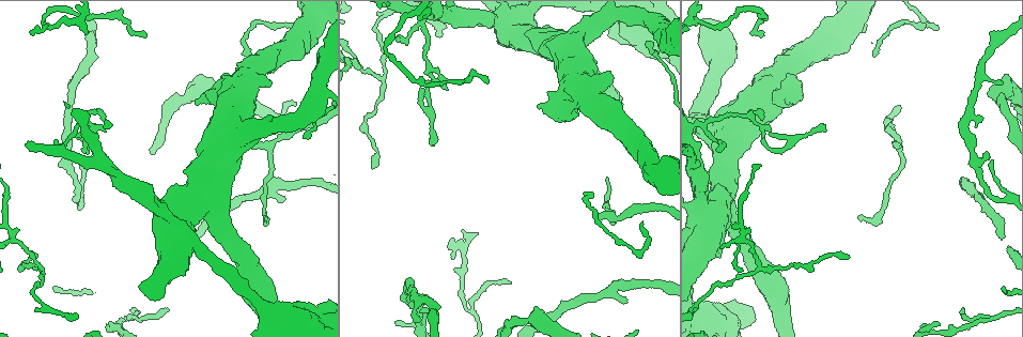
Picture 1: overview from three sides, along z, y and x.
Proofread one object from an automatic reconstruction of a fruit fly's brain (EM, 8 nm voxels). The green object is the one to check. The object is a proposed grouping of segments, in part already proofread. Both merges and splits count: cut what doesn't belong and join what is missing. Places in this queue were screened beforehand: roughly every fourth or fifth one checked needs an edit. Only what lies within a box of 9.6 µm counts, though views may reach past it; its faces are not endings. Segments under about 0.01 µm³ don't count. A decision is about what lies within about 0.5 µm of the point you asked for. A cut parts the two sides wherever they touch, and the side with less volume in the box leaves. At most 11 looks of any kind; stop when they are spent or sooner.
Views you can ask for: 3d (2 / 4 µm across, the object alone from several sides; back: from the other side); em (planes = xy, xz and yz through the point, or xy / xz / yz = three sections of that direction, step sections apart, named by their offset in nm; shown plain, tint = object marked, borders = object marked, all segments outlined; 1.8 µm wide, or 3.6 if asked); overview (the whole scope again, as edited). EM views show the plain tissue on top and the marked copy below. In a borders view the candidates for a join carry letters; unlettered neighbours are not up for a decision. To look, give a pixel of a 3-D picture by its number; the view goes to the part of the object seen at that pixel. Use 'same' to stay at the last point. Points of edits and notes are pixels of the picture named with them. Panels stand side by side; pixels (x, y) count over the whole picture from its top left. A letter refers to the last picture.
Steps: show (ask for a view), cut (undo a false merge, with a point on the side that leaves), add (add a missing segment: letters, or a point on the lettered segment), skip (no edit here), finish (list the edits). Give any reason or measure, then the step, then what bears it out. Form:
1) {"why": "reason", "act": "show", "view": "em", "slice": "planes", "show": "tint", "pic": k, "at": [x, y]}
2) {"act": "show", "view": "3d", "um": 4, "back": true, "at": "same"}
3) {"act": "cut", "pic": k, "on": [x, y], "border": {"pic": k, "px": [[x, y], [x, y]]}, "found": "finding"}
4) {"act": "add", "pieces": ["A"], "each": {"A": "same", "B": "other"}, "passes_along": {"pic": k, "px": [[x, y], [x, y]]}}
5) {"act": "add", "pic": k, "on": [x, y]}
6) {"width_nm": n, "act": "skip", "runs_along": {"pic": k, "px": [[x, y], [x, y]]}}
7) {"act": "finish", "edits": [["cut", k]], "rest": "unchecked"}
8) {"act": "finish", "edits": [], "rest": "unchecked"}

{"why": "calibre changes", "act": "show", "view": "3d", "um": 4, "pic": 1, "at": [508, 24]}

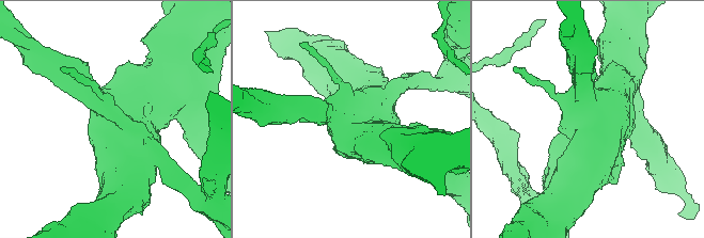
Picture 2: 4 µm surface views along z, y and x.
{"why": "need the tissue", "act": "show", "view": "em", "um": 3.6, "slice": "xz", "step": 4, "show": "borders", "pic": 2, "at": [592, 122]}

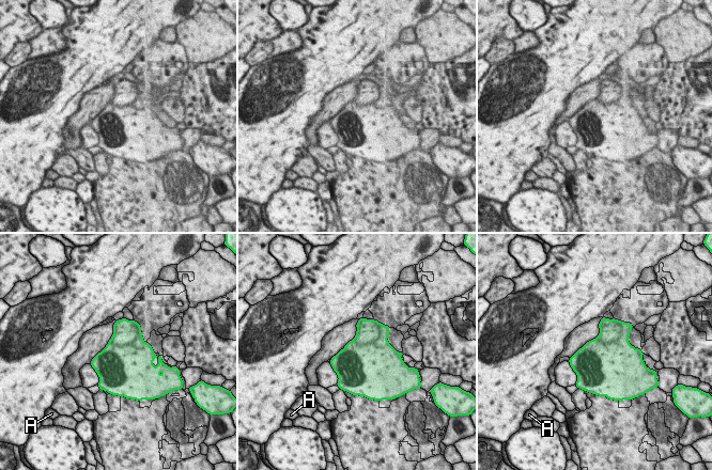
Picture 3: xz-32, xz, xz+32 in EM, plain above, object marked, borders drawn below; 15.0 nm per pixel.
{"why": "another direction", "act": "show", "view": "em", "um": 3.6, "slice": "planes", "show": "borders", "at": "same"}

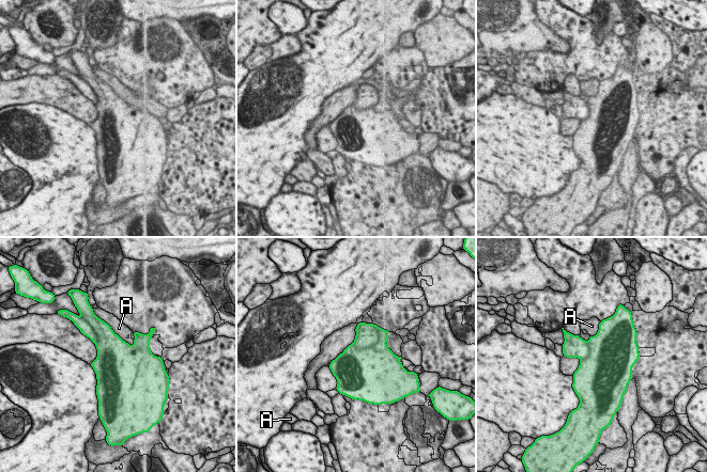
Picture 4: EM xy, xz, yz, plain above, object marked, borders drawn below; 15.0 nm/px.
{"act": "cut", "pic": 4, "on": [367, 335], "each": {"A": "other"}, "border": {"pic": 4, "px": [[385, 342], [366, 347], [351, 344]]}, "found": "a second cell is stuck on"}

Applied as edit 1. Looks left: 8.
{"act": "show", "view": "overview"}

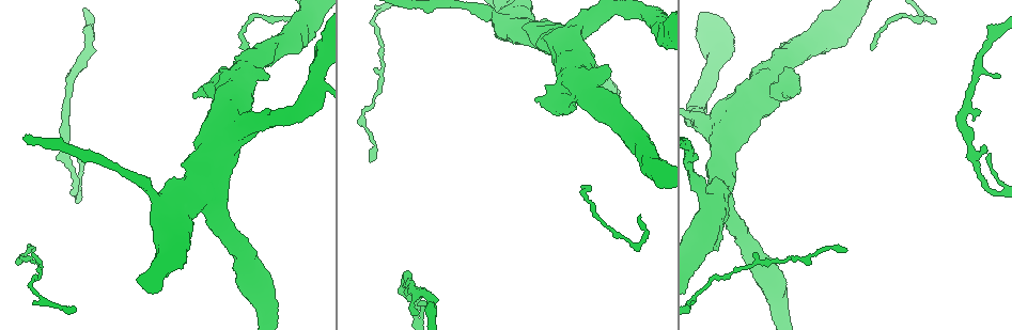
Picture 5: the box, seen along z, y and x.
{"why": "stops while still wide", "act": "show", "view": "em", "slice": "xy", "step": 4, "show": "borders", "pic": 5, "at": [535, 102]}

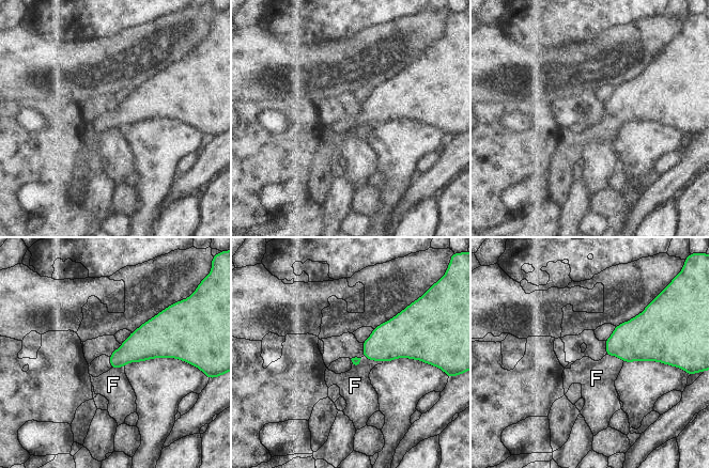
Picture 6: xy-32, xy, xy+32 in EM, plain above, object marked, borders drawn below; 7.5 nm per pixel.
{"act": "show", "view": "em", "slice": "xz", "step": 8, "show": "borders", "at": "same"}

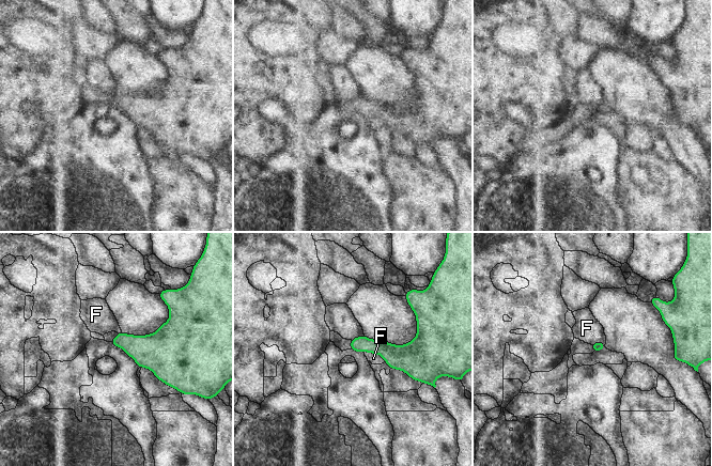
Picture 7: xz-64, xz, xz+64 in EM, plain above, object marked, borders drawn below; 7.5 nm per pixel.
{"act": "skip", "each": {"F": "other"}, "runs_along": {"pic": 7, "px": [[353, 342], [417, 357]]}, "found": "none of them fits"}

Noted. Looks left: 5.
{"act": "finish", "edits": [["cut", 4]], "rest": "unchecked"}

